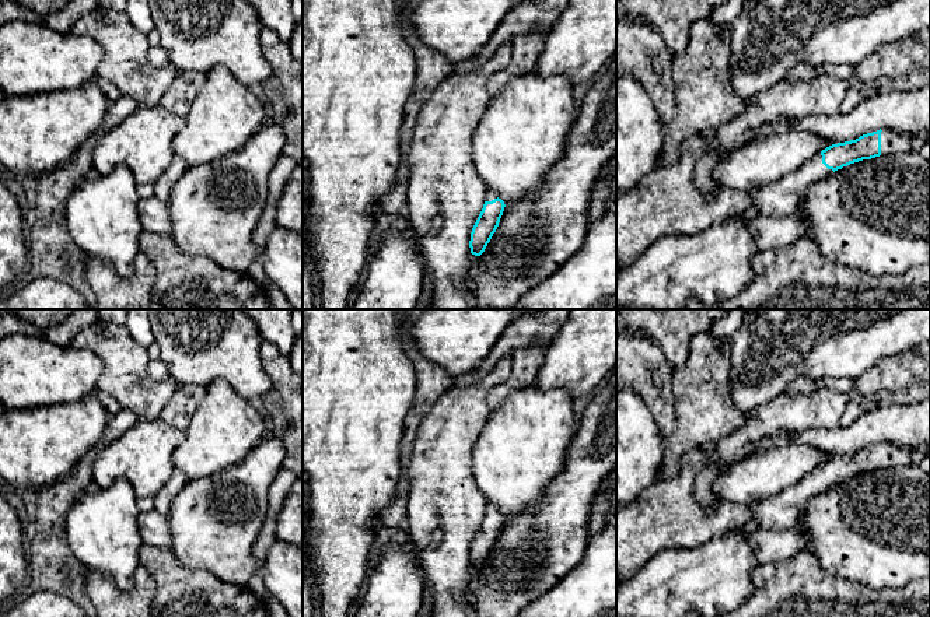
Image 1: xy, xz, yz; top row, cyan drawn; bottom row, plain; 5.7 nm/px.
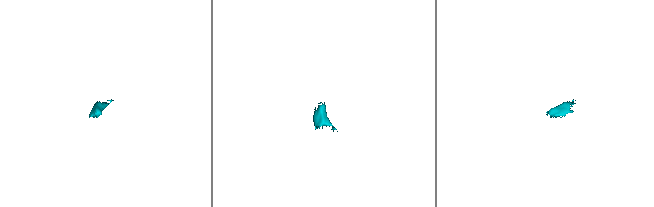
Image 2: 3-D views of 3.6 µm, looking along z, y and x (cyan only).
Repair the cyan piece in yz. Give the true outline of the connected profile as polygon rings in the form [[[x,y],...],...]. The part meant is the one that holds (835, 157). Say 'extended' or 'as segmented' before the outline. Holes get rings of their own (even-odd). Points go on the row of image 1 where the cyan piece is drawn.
extended; [[[880,129],[856,140],[832,144],[815,158],[807,161],[800,169],[776,183],[756,189],[752,193],[754,207],[768,217],[796,214],[811,185],[826,179],[832,172],[850,164],[909,151],[913,148],[913,143],[915,139],[910,136],[898,134],[891,129]]]

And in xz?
extended; [[[486,189],[486,201],[472,228],[469,248],[471,253],[480,256],[493,234],[496,232],[504,211],[504,201],[492,189]]]

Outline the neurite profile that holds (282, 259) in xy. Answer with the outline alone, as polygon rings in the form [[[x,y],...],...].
[[[276,225],[268,235],[261,262],[270,284],[284,294],[294,309],[303,309],[303,236]]]

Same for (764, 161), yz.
[[[790,130],[756,139],[714,164],[714,185],[734,190],[765,187],[800,169],[831,144],[810,132]]]

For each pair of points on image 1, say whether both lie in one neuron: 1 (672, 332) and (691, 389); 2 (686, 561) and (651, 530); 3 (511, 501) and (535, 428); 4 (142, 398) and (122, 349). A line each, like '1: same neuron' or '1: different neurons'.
1: different neurons
2: different neurons
3: same neuron
4: same neuron

